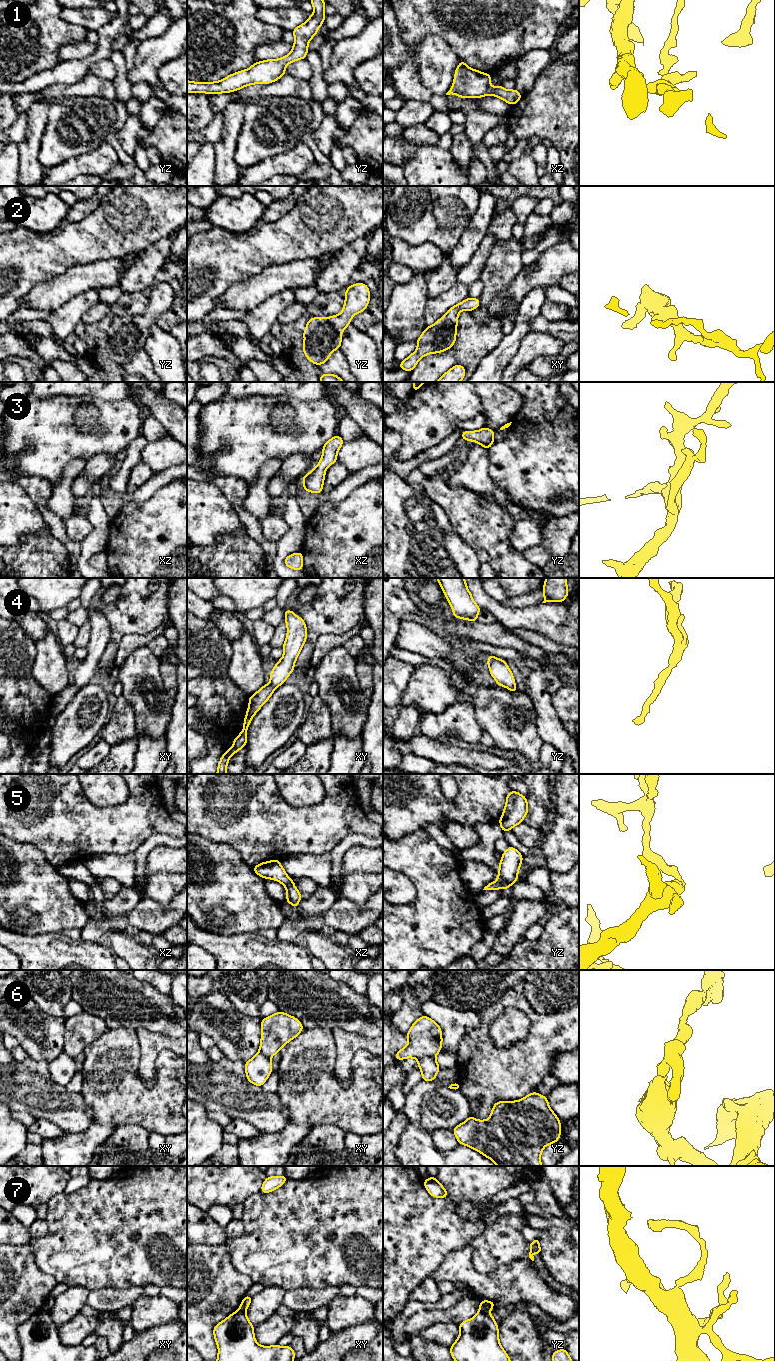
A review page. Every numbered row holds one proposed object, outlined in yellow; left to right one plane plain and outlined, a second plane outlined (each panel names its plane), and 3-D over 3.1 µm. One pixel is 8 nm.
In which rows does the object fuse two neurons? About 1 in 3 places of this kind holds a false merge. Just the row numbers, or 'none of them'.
6, 7

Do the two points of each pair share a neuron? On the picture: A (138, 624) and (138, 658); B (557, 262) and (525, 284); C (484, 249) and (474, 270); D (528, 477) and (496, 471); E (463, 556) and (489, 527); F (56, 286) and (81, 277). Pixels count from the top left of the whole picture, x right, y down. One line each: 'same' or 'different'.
A: different
B: same
C: same
D: same
E: different
F: same

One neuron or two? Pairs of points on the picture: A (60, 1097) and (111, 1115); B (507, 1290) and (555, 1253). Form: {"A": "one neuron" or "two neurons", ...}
{"A": "two neurons", "B": "two neurons"}

